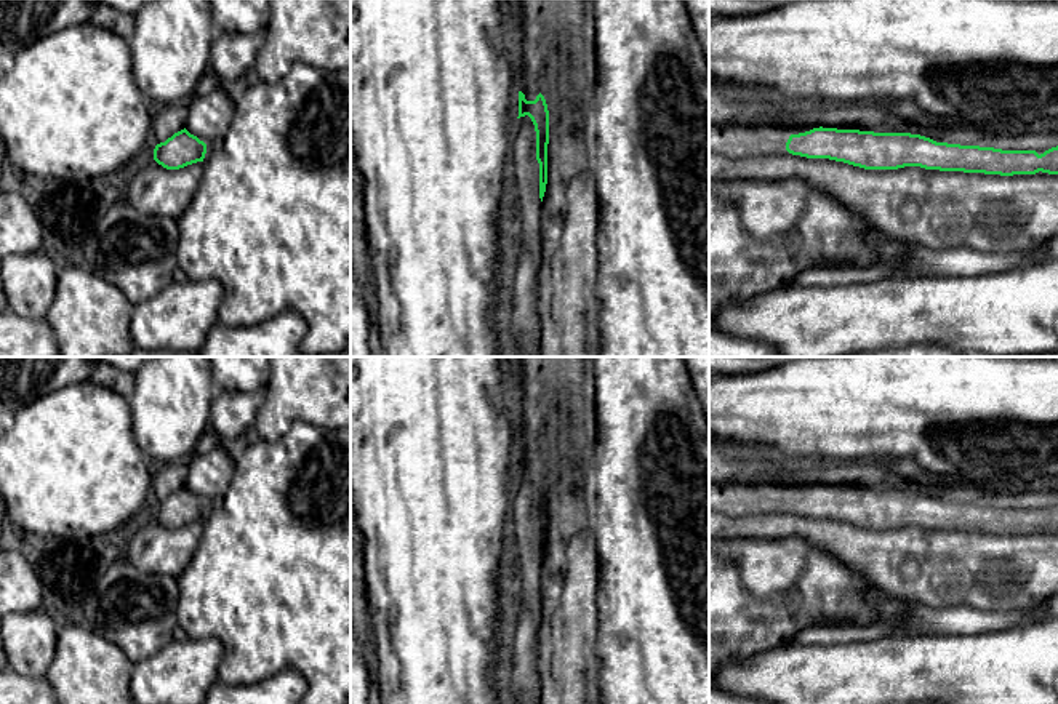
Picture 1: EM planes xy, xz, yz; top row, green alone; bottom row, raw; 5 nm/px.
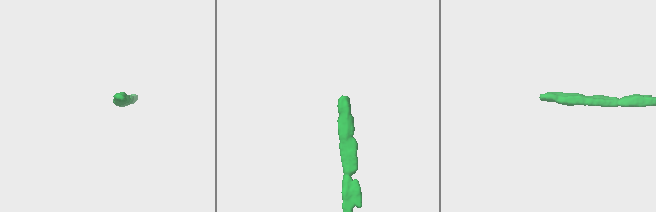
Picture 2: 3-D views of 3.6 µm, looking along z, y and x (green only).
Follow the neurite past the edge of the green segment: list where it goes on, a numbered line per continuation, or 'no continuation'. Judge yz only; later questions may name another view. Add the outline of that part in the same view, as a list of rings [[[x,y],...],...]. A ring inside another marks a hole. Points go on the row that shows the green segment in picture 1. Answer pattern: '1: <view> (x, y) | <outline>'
1: yz (730, 141) | [[[709,125],[709,152],[730,158],[779,154],[787,139],[789,133],[779,126]]]

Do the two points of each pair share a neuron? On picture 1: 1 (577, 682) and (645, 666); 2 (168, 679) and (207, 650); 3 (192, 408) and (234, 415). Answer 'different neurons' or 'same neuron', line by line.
1: different neurons
2: same neuron
3: different neurons

